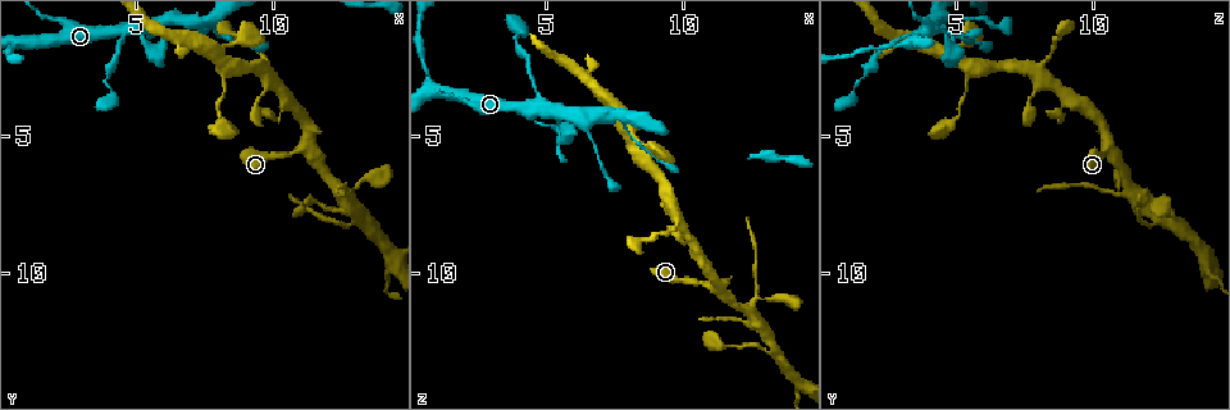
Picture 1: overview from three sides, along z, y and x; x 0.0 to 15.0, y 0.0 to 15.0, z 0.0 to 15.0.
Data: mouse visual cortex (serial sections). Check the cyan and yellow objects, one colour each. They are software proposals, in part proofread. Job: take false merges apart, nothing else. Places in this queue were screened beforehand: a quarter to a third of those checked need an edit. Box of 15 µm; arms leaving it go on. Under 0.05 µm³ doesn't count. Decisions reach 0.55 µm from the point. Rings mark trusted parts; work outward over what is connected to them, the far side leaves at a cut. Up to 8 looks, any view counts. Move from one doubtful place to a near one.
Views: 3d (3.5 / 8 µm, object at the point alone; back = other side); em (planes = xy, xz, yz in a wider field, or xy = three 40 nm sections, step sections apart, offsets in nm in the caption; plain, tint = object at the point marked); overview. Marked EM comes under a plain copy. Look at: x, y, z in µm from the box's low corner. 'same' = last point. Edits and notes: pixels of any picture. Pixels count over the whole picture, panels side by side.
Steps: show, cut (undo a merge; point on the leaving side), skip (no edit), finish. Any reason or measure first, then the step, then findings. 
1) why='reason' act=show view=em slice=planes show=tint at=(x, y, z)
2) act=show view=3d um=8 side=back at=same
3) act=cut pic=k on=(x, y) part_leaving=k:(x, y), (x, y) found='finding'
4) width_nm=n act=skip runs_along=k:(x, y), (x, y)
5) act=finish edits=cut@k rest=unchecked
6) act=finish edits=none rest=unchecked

why='small branch off a trunk' act=show view=3d um=3.5 at=(4.6, 1.1, 4.0)

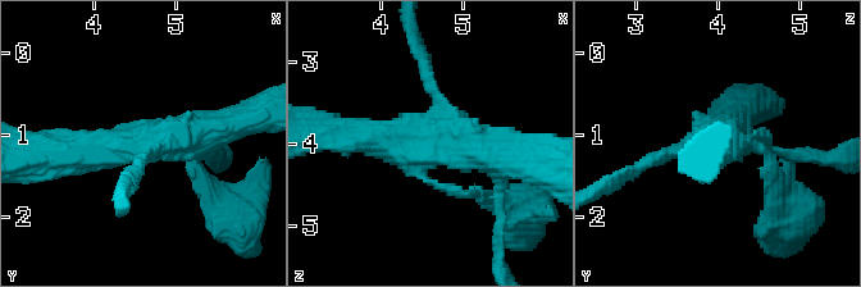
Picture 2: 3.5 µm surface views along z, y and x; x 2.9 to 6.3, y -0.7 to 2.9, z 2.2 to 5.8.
why='shape alone is not enough' act=show view=em slice=xy step=3 show=tint at=(4.60, 1.10, 3.95)

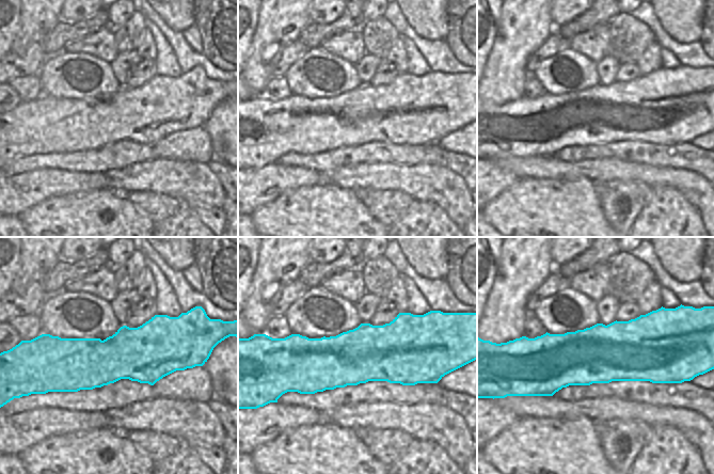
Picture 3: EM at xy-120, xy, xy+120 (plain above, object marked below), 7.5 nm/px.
width_nm=440 act=skip runs_along=2:(55, 153), (169, 141), (221, 126) found='one cell here'

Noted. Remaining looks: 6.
why='abrupt turn' act=show view=em slice=xy step=2 show=tint at=(8.1, 2.7, 5.3)

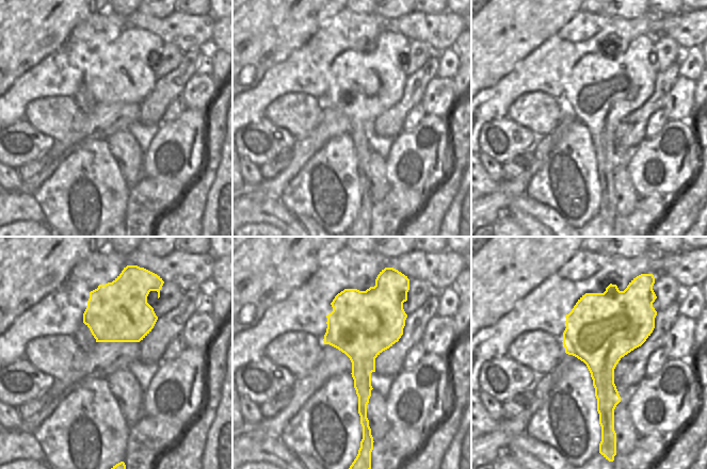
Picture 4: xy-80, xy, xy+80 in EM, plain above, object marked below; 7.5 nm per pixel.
act=show view=3d um=3.5 at=same

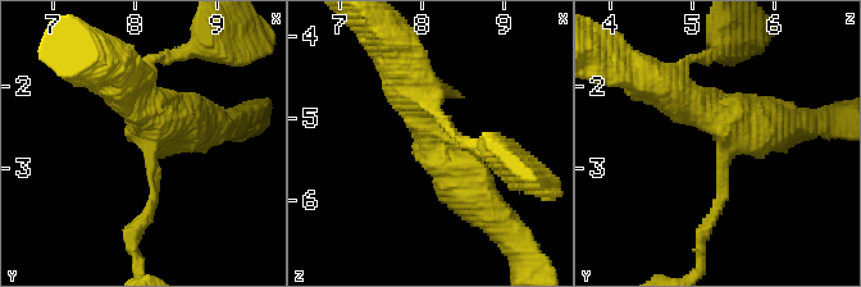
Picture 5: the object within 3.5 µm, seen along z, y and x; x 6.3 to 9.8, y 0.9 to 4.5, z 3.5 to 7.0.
arm_widths_nm=150,400,450 act=skip runs_along=5:(500, 222), (452, 176), (405, 94) found='continuous, no second cell'

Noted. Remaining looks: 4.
why='thin neck' act=show view=3d um=8 at=(12.5, 7.0, 11.3)

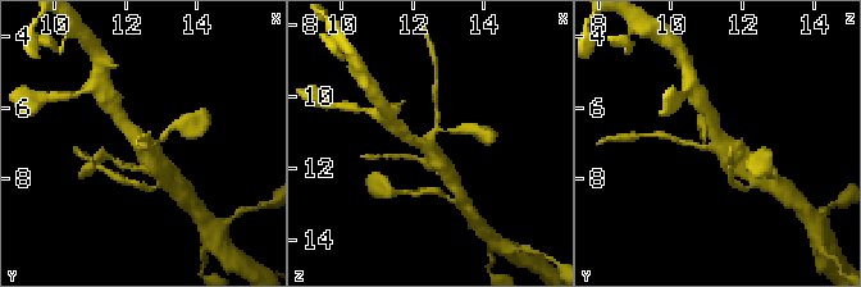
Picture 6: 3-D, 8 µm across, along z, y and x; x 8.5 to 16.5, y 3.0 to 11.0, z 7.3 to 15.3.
arms=3 arm_widths_nm=150,300,400 why='need the tissue' act=show view=em slice=xy step=3 show=tint at=(12.4, 6.9, 11.4)

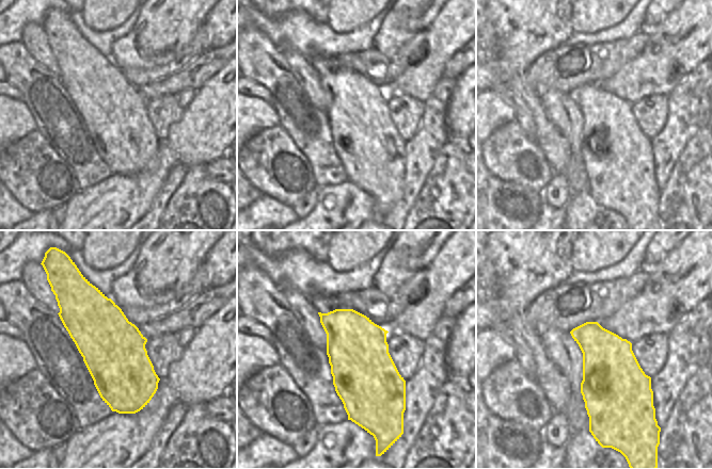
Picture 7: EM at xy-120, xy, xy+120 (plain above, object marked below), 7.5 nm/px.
act=skip runs_along=6:(117, 112), (156, 165) found='continuous, no second cell'

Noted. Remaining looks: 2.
act=finish edits=none rest=unchecked

